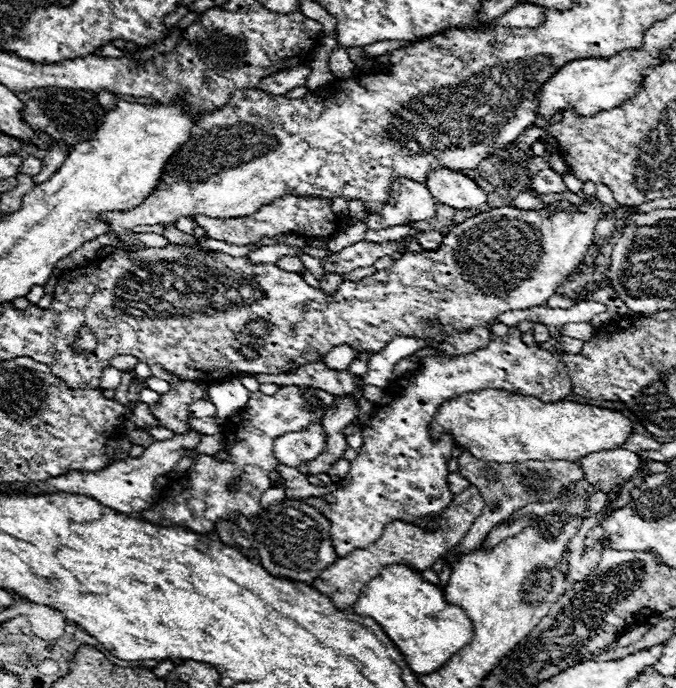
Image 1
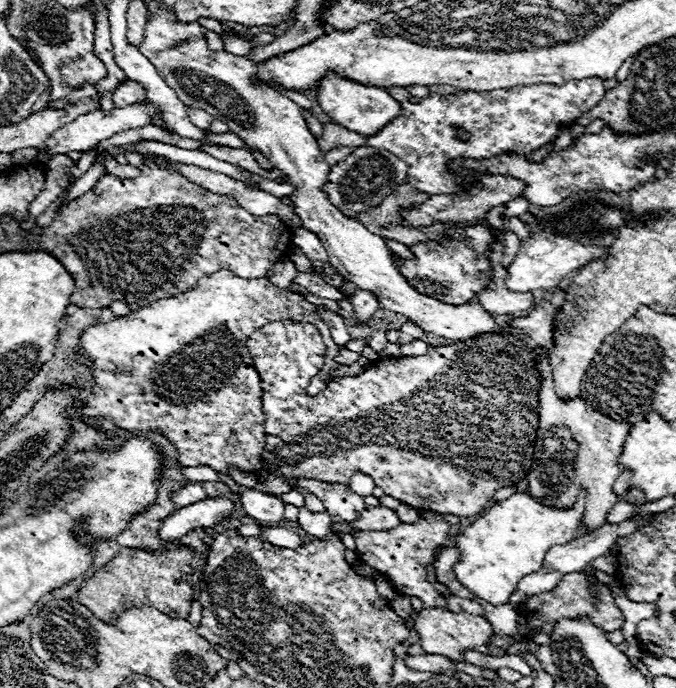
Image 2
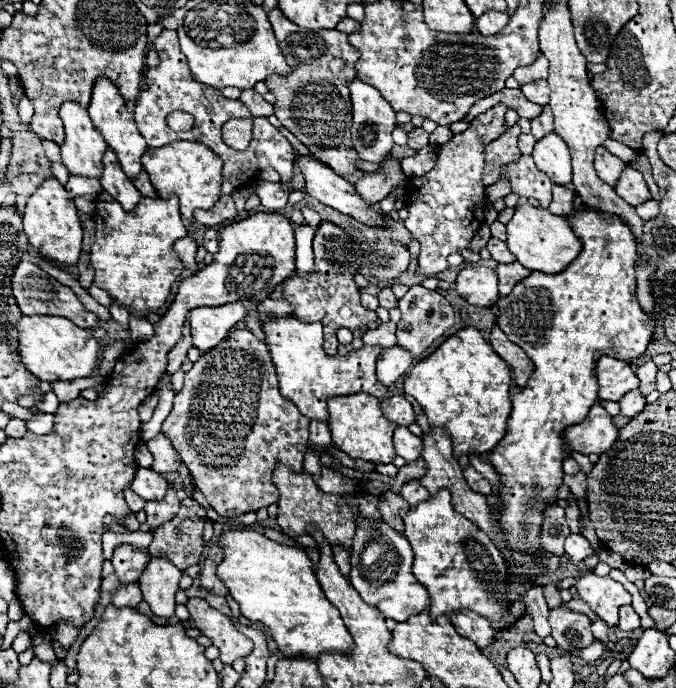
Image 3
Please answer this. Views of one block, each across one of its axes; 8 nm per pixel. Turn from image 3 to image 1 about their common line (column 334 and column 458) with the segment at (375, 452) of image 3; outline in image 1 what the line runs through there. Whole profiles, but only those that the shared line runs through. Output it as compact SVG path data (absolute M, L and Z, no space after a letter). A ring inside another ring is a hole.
M482 390L446 400L438 408L438 414L430 424L430 436L440 440L442 434L450 434L456 446L474 452L476 458L486 462L578 462L592 452L620 448L632 434L632 426L624 414L608 408L562 400L546 404L534 396L516 396L504 390Z

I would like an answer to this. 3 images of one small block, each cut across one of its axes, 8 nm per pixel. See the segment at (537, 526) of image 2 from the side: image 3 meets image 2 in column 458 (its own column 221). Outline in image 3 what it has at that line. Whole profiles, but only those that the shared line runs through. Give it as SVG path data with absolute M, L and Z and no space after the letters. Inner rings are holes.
M226 530L218 544L224 554L222 562L216 566L218 578L238 602L244 618L270 628L284 656L318 658L326 650L348 652L354 648L340 612L326 600L312 562L300 546L278 544L254 530Z

